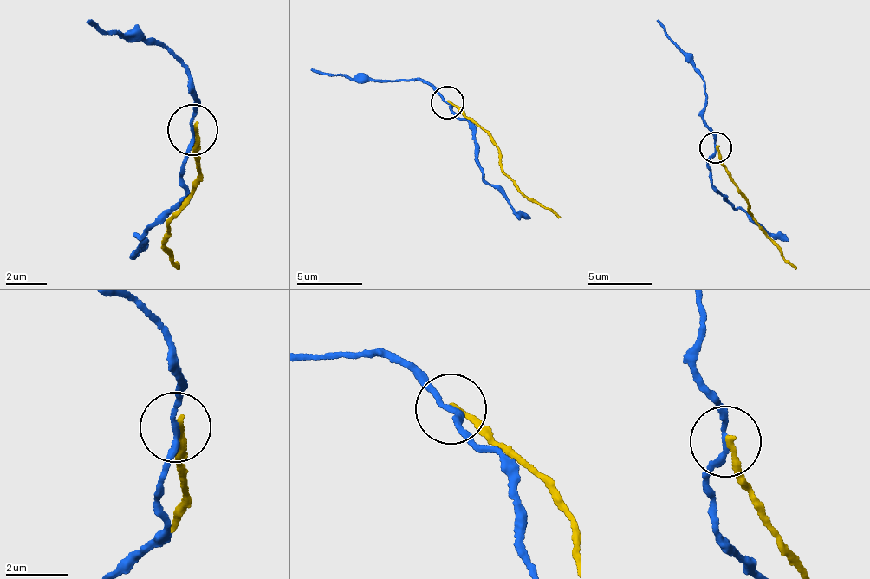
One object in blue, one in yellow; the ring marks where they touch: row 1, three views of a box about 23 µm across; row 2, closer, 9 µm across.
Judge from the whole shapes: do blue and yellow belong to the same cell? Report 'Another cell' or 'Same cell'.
Another cell

